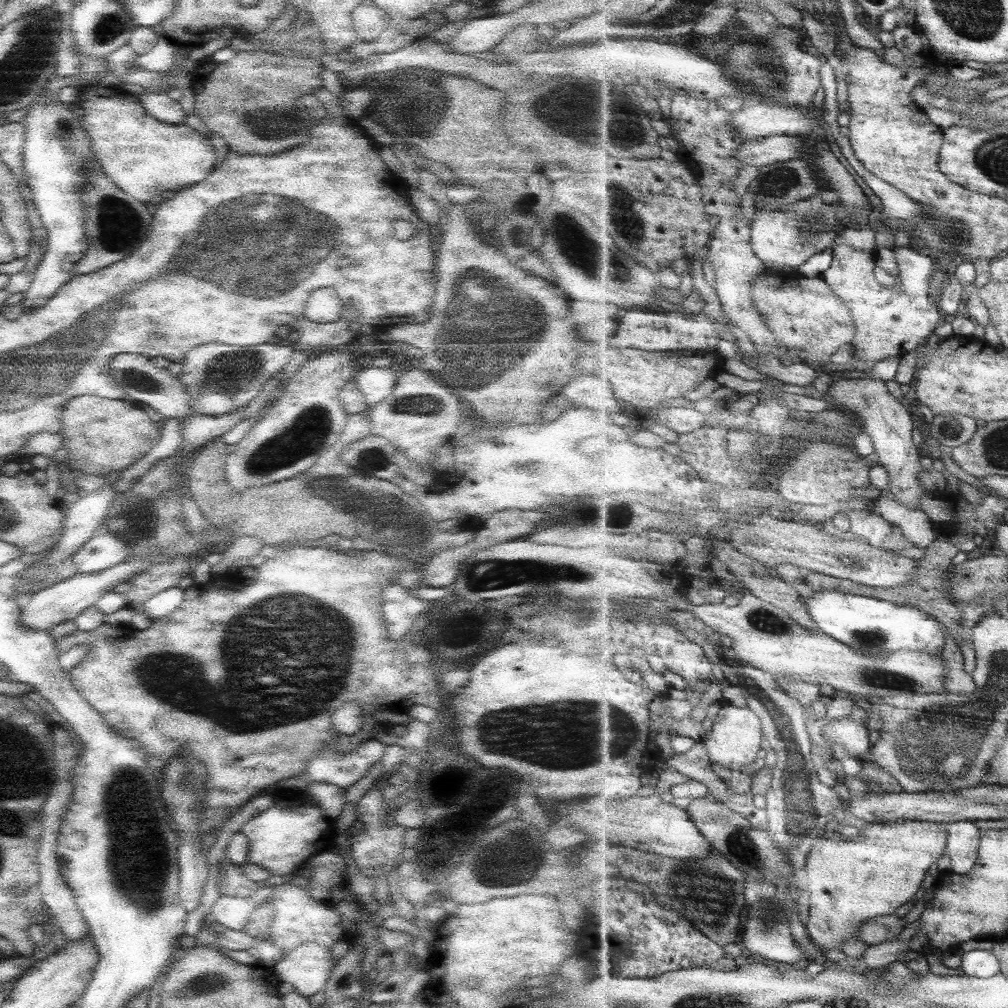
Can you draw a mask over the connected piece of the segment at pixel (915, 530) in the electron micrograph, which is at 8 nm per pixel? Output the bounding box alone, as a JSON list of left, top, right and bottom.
[873,496,936,549]

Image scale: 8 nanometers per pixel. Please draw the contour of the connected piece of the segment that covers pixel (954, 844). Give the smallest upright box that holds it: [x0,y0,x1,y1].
[947,820,983,875]

